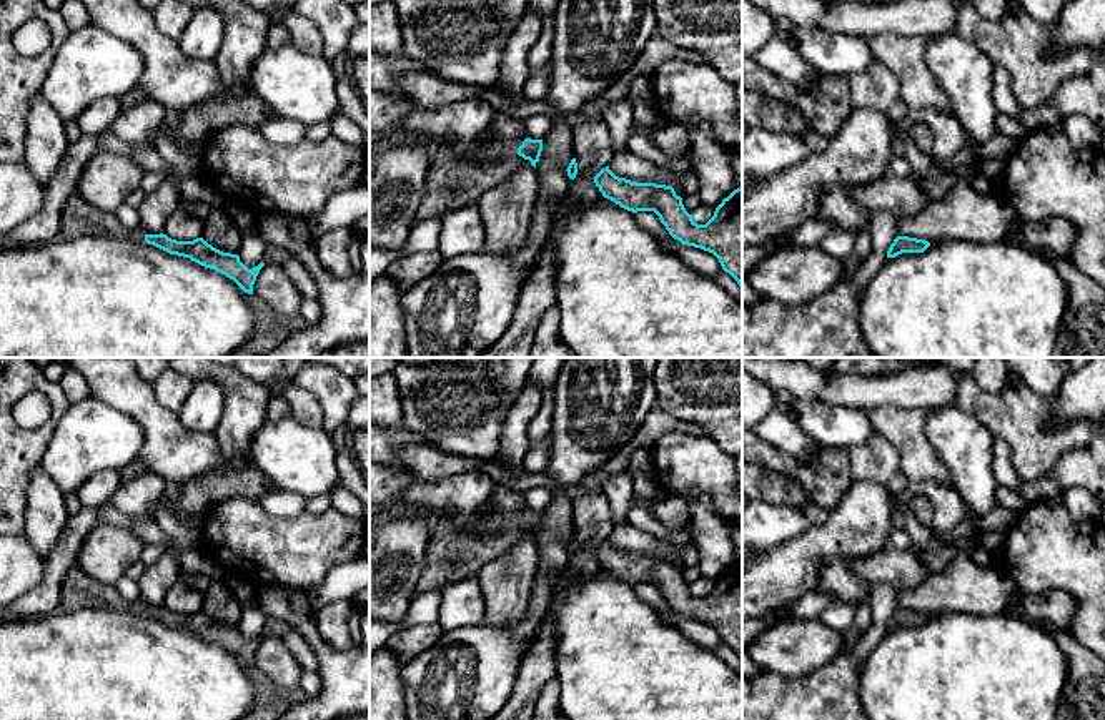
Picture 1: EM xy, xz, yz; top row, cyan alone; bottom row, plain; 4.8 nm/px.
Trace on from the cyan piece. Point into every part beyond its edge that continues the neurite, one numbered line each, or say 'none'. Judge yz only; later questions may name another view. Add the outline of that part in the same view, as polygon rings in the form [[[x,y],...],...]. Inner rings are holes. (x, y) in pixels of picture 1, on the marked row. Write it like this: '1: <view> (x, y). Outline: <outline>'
none

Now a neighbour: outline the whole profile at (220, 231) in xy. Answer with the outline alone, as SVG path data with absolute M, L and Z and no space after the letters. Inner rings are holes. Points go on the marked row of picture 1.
M211 208L201 238L223 253L238 254L241 246L241 233L225 208Z

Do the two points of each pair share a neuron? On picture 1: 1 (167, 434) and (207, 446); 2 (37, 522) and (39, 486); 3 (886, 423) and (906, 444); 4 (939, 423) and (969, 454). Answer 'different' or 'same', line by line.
1: same
2: same
3: same
4: same

